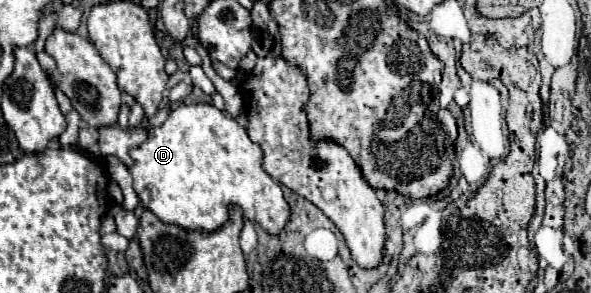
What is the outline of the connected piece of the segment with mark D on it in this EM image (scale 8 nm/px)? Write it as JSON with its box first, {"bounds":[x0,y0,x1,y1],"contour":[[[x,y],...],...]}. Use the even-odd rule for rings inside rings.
{"bounds":[129,103,291,235],"contour":[[[209,103],[175,107],[163,125],[149,131],[149,137],[141,147],[131,149],[131,157],[135,163],[129,171],[133,175],[133,189],[137,191],[141,205],[151,209],[165,223],[175,223],[185,229],[215,231],[227,221],[229,205],[243,207],[243,219],[259,223],[269,235],[279,235],[289,221],[291,207],[283,197],[281,185],[273,181],[261,167],[261,147],[249,139],[247,131],[235,119],[227,117]]]}

